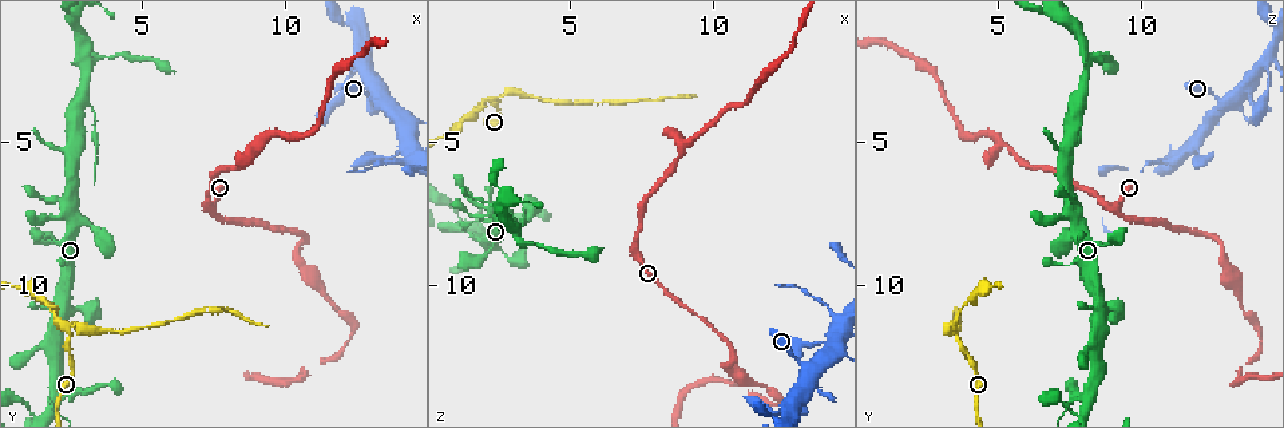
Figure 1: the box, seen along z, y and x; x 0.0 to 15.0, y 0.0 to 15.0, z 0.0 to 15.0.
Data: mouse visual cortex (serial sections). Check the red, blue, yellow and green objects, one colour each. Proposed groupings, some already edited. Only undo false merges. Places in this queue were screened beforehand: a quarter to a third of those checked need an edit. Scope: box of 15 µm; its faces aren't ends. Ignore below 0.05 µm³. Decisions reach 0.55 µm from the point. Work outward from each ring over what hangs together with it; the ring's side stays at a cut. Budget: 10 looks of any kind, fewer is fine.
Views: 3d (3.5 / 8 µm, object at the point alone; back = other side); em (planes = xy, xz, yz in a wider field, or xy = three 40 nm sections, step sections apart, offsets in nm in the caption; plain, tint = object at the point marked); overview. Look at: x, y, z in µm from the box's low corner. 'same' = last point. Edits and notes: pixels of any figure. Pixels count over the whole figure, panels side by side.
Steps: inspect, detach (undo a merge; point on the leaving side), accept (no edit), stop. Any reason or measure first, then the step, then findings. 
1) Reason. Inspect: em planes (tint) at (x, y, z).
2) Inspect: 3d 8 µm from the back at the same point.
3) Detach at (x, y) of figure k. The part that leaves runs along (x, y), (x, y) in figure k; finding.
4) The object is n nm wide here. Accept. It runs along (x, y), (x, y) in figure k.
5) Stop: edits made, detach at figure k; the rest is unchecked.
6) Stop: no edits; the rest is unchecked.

Abrupt turn. Inspect: 3d 3.5 µm at (2.5, 11.6, 3.5).

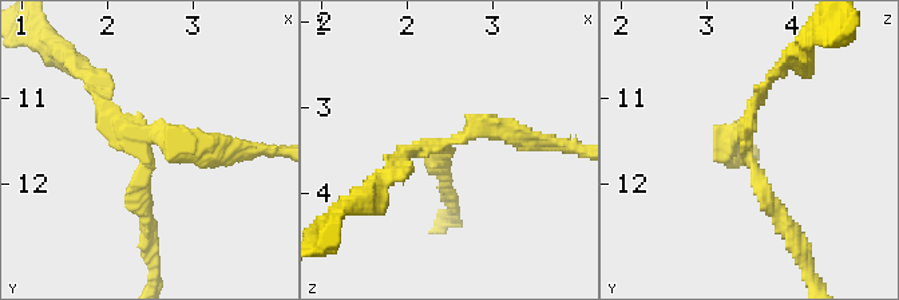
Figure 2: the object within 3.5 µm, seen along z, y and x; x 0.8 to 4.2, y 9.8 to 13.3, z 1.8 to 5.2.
Inspect: em xy step 5 (tint) at (2.45, 11.60, 3.50).

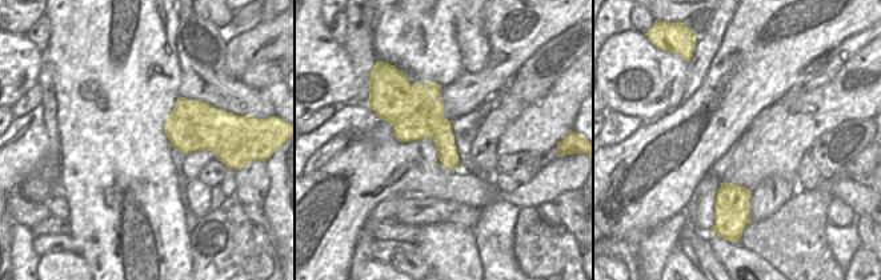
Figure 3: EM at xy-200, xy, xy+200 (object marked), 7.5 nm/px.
The arms are 150, 200, 250 nm wide. Detach at (182, 139) of figure 2. Two cells meet here.

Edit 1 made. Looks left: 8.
Inspect: overview.

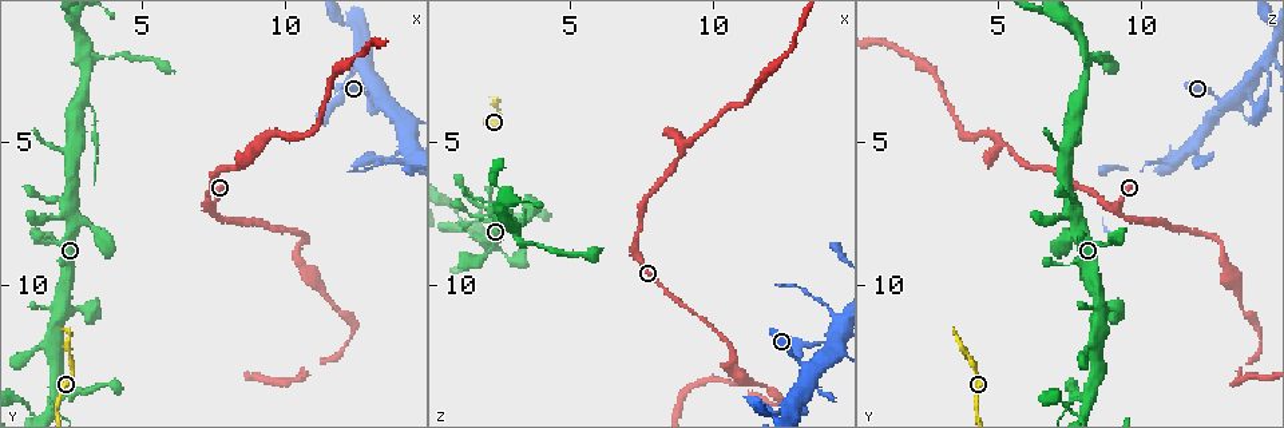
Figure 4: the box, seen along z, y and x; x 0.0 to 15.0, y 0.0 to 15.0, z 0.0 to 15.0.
Small branch off a trunk. Inspect: em planes (tint) at (3.1, 3.7, 7.9).

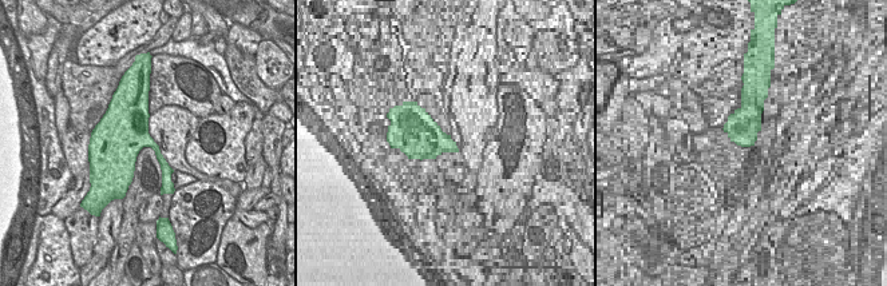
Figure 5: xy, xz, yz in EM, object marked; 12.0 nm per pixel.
See where the arms go. Inspect: 3d 3.5 µm at the same point.

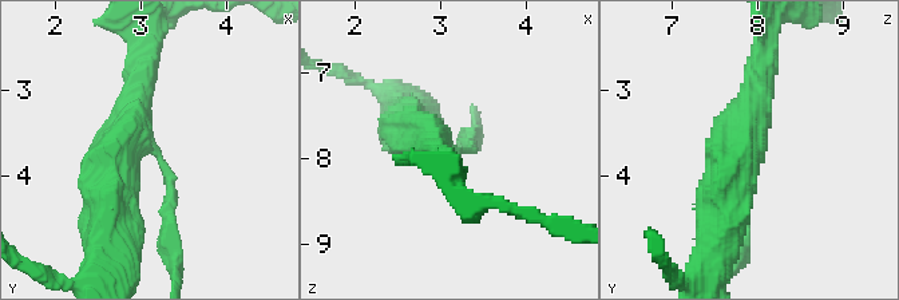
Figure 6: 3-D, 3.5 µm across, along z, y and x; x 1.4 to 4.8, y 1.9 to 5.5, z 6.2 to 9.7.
The arms are 100, 350, 500 nm wide. Detach at (171, 202) of figure 6. A border runs along (158, 146), (154, 150) in figure 5; a second cell is stuck on.

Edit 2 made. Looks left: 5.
See it whole again. Inspect: overview.

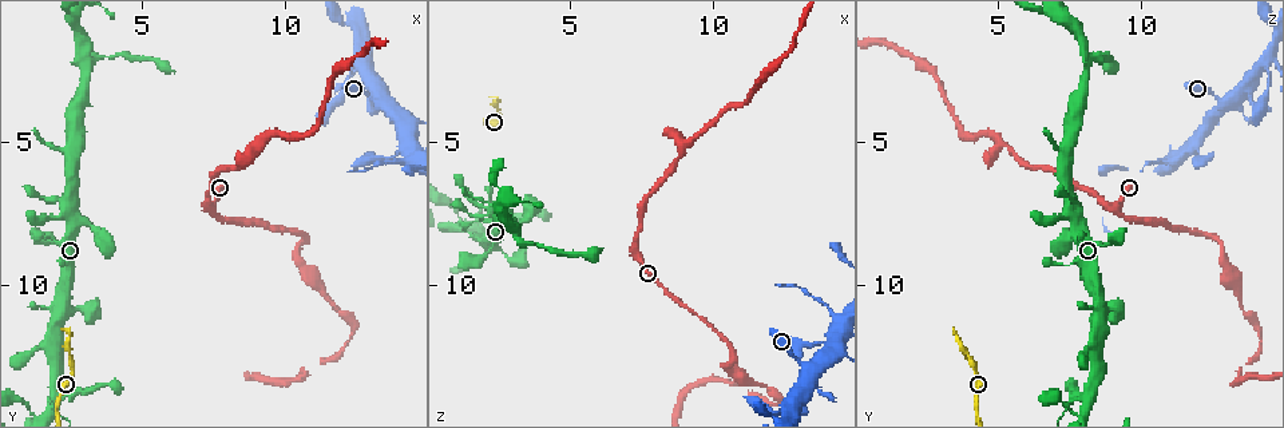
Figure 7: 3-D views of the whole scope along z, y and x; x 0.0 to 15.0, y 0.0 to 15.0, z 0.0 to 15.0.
Two arms in line, one across. Inspect: 3d 3.5 µm at (12.9, 3.3, 13.7).

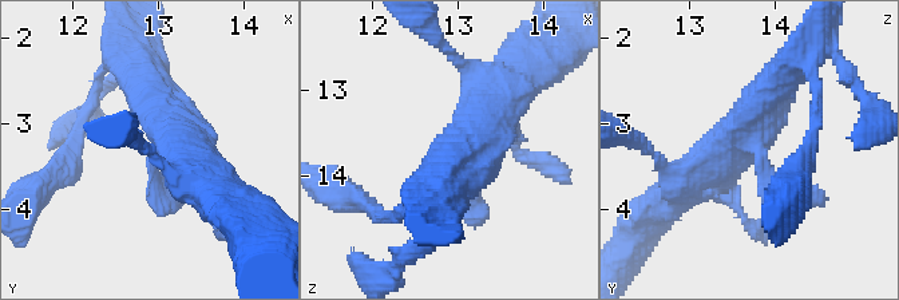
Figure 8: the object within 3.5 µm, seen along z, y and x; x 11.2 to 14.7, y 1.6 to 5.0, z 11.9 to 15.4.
3 arms meet here; the arms are 200, 450, 450 nm wide; now the EM. Inspect: em xy step 5 (tint) at (13.05, 3.25, 13.80).

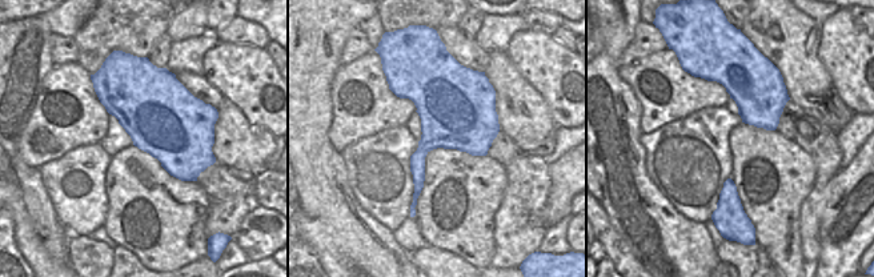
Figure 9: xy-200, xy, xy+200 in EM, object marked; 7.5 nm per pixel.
Inspect: em xy step 2 (tint) at the same point.

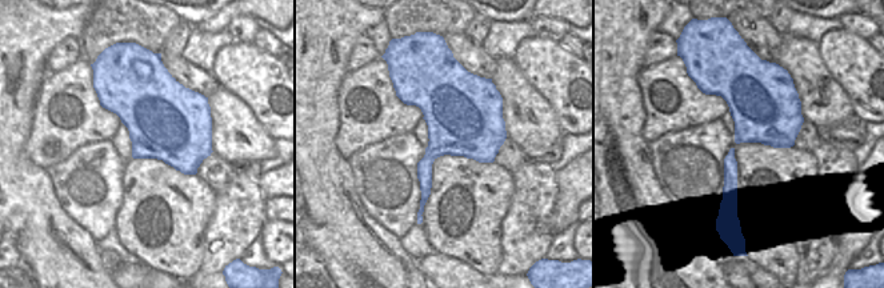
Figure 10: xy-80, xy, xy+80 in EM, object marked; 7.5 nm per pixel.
Accept. It runs along (673, 177), (715, 161), (789, 66) in figure 8; all the same cell.

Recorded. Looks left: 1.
Stop: edits made, detach at figure 2, detach at figure 6; the rest is unchecked.

